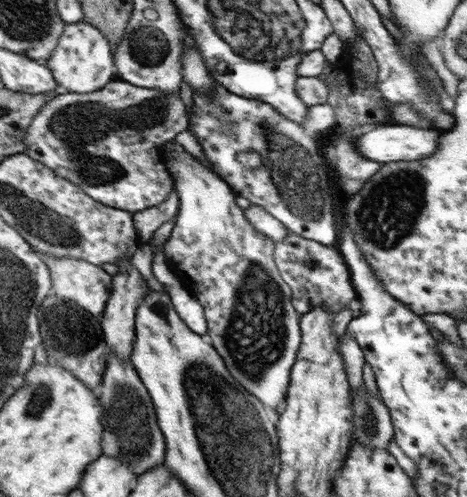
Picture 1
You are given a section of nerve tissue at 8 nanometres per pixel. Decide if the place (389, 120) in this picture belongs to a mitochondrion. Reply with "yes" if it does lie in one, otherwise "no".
no

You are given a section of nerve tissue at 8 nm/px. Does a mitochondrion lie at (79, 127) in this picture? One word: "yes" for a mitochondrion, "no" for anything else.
yes

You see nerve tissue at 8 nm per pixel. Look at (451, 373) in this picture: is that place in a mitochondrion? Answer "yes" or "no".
no

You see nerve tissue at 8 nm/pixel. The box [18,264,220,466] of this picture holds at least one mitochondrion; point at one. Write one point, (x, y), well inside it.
(71, 330)

